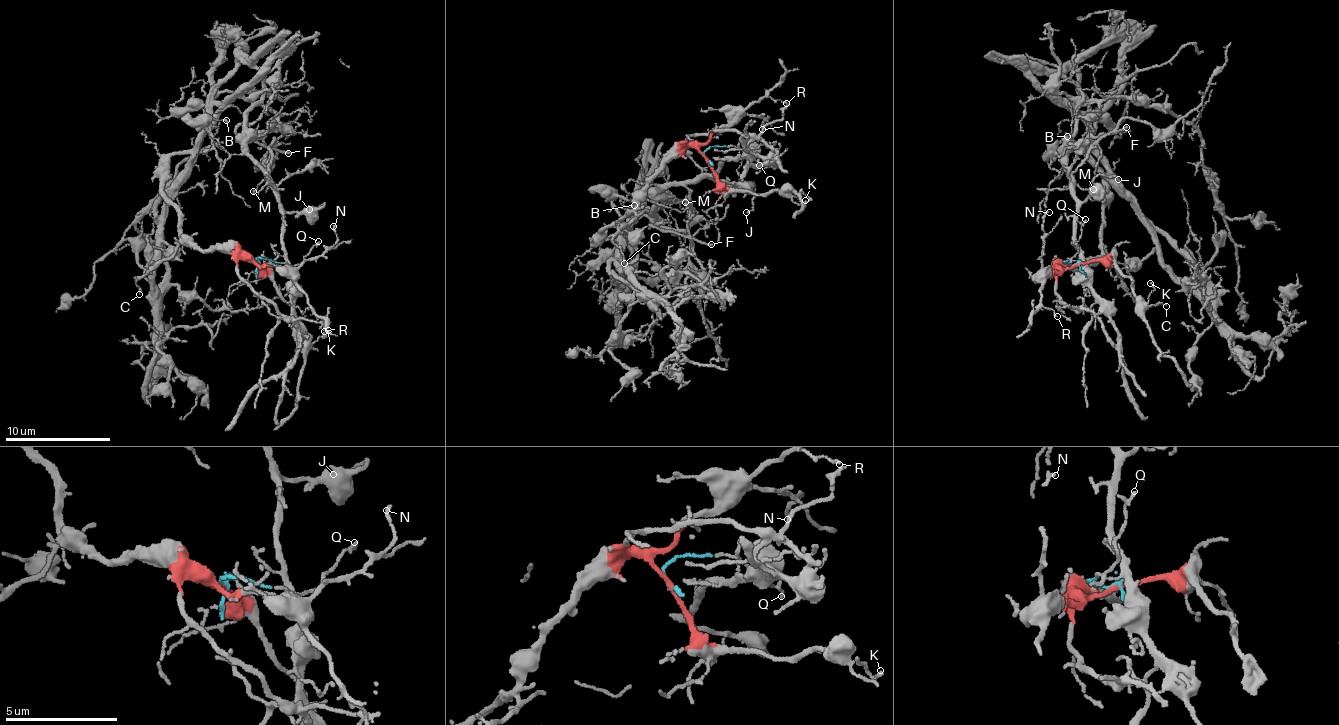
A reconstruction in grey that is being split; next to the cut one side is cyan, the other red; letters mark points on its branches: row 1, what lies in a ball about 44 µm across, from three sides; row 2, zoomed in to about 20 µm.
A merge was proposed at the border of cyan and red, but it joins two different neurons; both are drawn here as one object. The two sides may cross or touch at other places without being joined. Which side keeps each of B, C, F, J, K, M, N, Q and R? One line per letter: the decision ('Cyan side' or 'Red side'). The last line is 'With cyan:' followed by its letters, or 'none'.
B: Red side
C: Red side
F: Cyan side
J: Cyan side
K: Red side
M: Cyan side
N: Red side
Q: Cyan side
R: Red side
With cyan: F, J, M, Q

